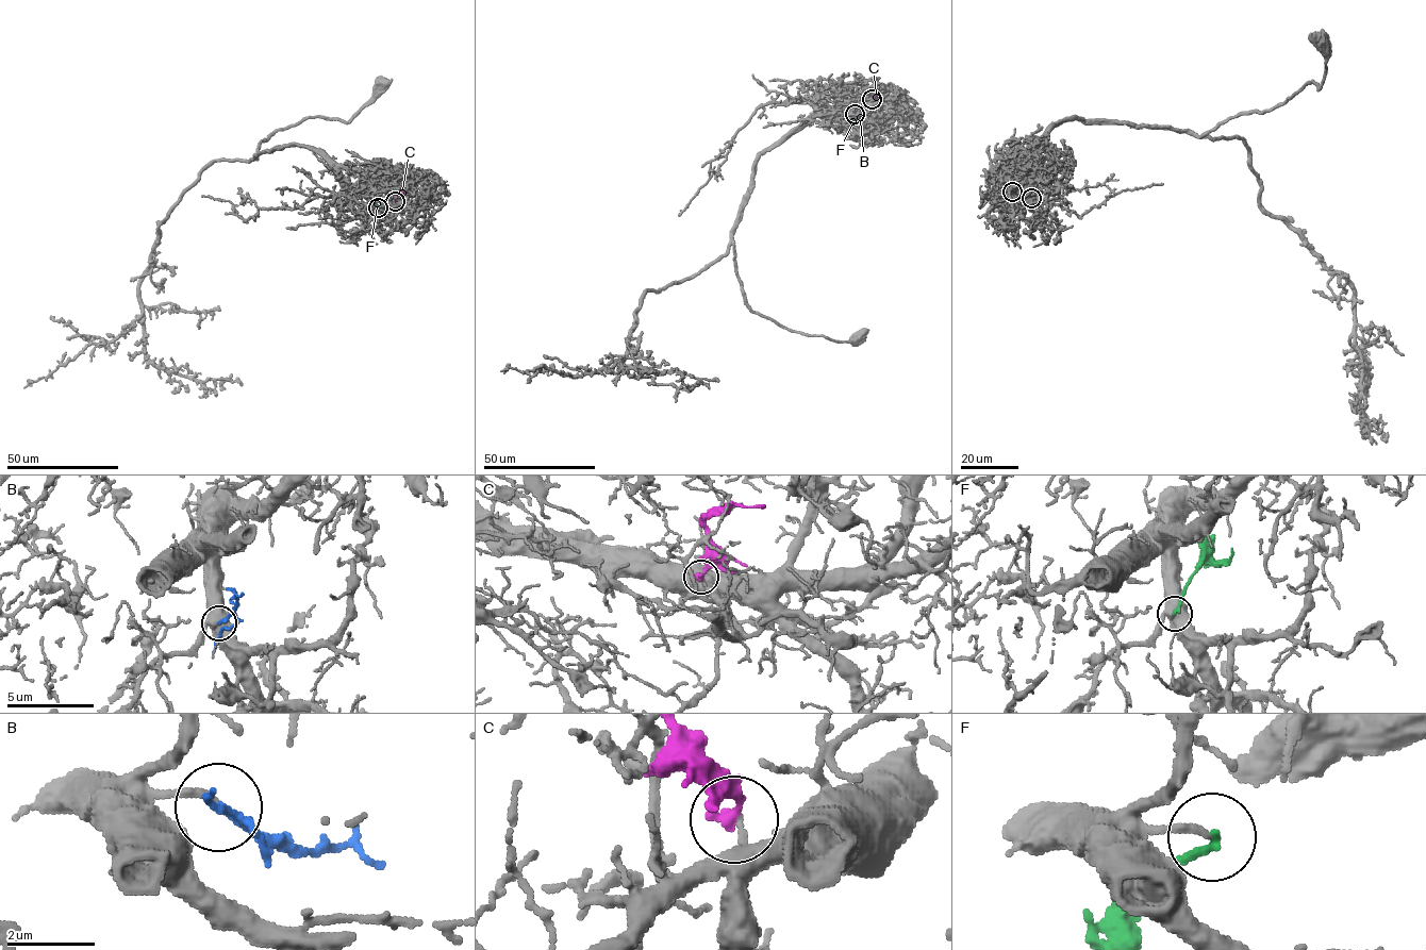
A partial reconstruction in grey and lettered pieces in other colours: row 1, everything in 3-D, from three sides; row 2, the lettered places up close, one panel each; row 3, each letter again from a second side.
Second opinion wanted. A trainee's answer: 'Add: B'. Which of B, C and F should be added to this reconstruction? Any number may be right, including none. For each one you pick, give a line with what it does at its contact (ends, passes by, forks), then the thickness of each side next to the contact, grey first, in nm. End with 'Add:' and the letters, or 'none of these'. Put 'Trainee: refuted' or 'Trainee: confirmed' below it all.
B: it ends there; 170 nm thick on the grey side, 190 nm on the other
Add: B
Trainee: confirmed

